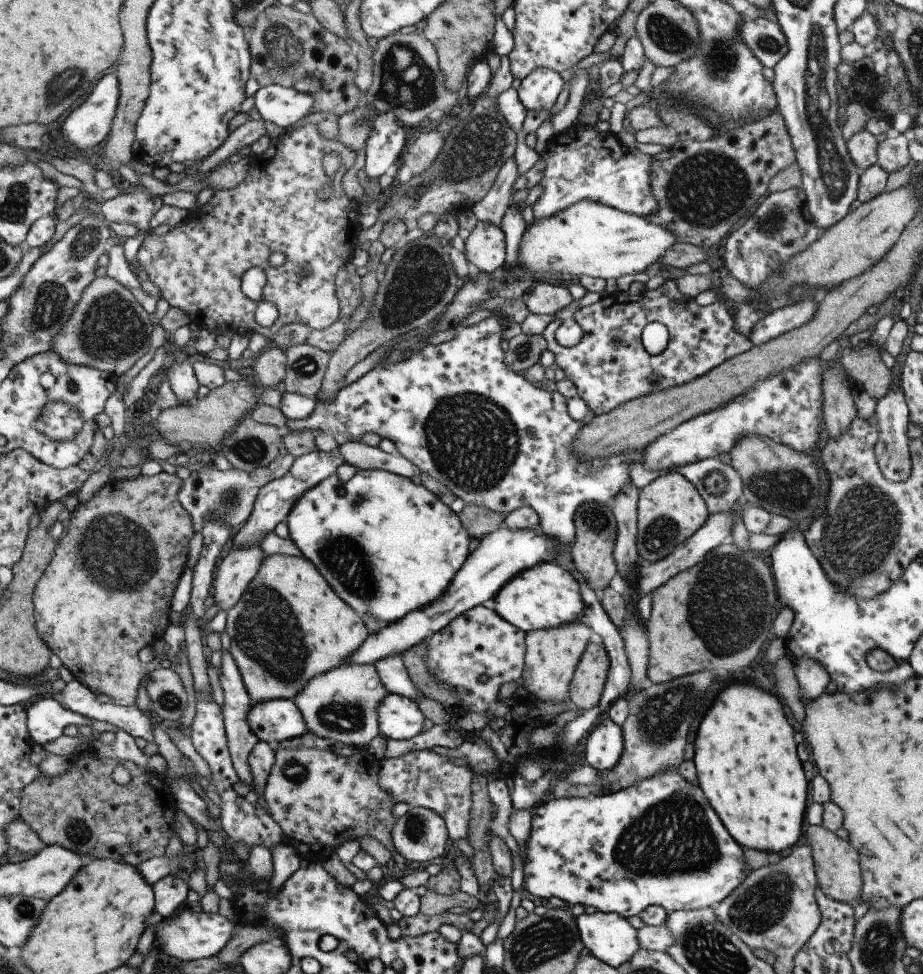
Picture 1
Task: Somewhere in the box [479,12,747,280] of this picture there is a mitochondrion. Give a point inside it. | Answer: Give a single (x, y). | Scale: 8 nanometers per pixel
(720, 60)

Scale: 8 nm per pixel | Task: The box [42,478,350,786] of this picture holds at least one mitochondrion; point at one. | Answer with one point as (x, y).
(262, 630)

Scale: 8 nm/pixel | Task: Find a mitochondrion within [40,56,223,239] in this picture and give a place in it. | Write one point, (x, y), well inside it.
(65, 83)

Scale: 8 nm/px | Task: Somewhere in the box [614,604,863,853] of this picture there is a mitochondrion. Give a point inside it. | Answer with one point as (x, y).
(658, 719)

